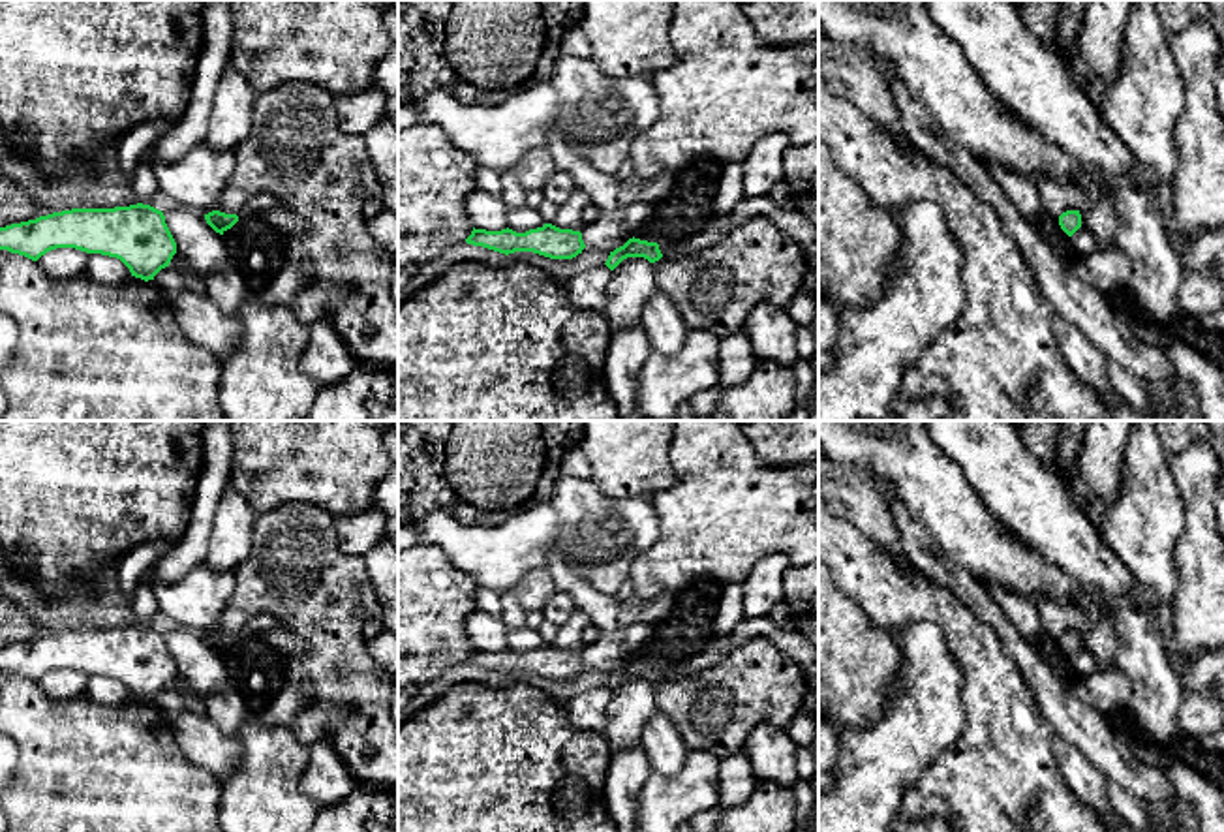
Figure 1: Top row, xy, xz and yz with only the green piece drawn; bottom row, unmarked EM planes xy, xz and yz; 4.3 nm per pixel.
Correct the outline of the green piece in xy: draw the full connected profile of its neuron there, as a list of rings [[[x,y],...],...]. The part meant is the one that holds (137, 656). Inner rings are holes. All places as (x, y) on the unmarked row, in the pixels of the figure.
[[[143,624],[71,629],[0,648],[0,670],[38,682],[56,669],[116,678],[145,702],[169,687],[176,674],[163,633]]]

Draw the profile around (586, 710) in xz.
[[[606,686],[588,689],[573,697],[567,704],[571,725],[578,731],[603,734],[606,723],[604,708],[610,697],[612,691]]]

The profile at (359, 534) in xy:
[[[372,503],[353,516],[340,516],[336,535],[344,554],[362,558],[385,535],[385,515]]]

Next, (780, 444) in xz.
[[[749,421],[743,434],[766,466],[787,468],[819,456],[819,421]]]

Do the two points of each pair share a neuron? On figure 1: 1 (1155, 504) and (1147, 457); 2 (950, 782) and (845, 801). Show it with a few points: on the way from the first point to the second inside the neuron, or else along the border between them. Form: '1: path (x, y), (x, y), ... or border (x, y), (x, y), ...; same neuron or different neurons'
1: path (1149, 493), (1147, 468); same neuron
2: border (937, 755), (907, 791), (896, 812); different neurons

